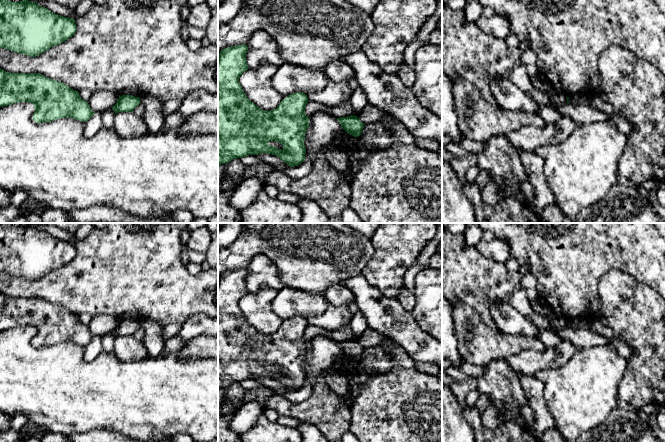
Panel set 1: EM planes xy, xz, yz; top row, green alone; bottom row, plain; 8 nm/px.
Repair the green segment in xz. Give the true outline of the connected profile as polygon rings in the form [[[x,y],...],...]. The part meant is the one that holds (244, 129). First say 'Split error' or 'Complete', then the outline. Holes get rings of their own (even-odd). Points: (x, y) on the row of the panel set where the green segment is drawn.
Complete. [[[245,44],[227,47],[220,51],[218,57],[218,166],[232,159],[261,153],[278,156],[288,166],[300,165],[305,160],[305,133],[309,119],[305,114],[308,103],[307,95],[301,92],[288,95],[282,99],[276,109],[265,111],[247,98],[239,78],[249,69],[246,61],[248,47]],[[279,142],[283,149],[269,144]]]

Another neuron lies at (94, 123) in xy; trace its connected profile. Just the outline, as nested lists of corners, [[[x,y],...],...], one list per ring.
[[[95,112],[95,114],[87,122],[85,122],[85,133],[87,135],[93,135],[103,127],[101,118],[102,113]]]

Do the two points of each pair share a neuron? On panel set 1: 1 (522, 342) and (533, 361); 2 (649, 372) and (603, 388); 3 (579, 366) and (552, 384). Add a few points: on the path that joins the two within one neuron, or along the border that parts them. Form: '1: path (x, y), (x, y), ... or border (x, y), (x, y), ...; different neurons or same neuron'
1: border (546, 348), (542, 351), (521, 350), (505, 359); different neurons
2: border (629, 363), (618, 388), (618, 398); different neurons
3: path (572, 373), (559, 384); same neuron

